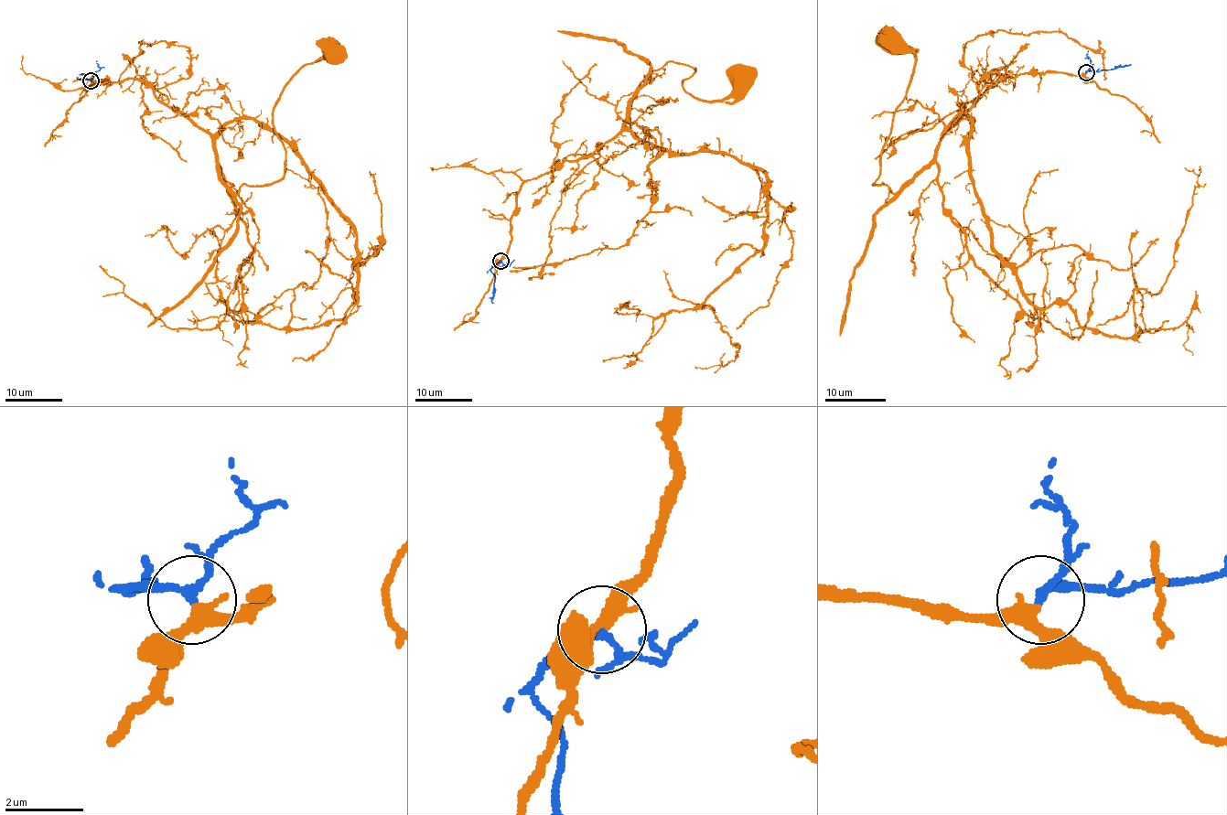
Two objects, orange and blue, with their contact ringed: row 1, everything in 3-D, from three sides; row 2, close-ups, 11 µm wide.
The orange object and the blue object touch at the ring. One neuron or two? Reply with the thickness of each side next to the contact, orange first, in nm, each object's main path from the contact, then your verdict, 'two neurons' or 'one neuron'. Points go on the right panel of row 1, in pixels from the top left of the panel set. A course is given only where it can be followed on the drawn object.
calibres 320 and 180 nm; course orange (1086, 73), (1006, 76), (992, 69), (936, 155), (894, 193), (873, 184), (915, 56), (889, 34); course blue (1086, 73), (1130, 64); one neuron

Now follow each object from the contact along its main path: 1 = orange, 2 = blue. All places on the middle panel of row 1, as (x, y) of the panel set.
1: (501, 262), (520, 186), (611, 139), (652, 72), (669, 61), (690, 66), (683, 88), (715, 101), (741, 77)
2: (500, 262), (490, 270), (494, 275), (493, 303)

